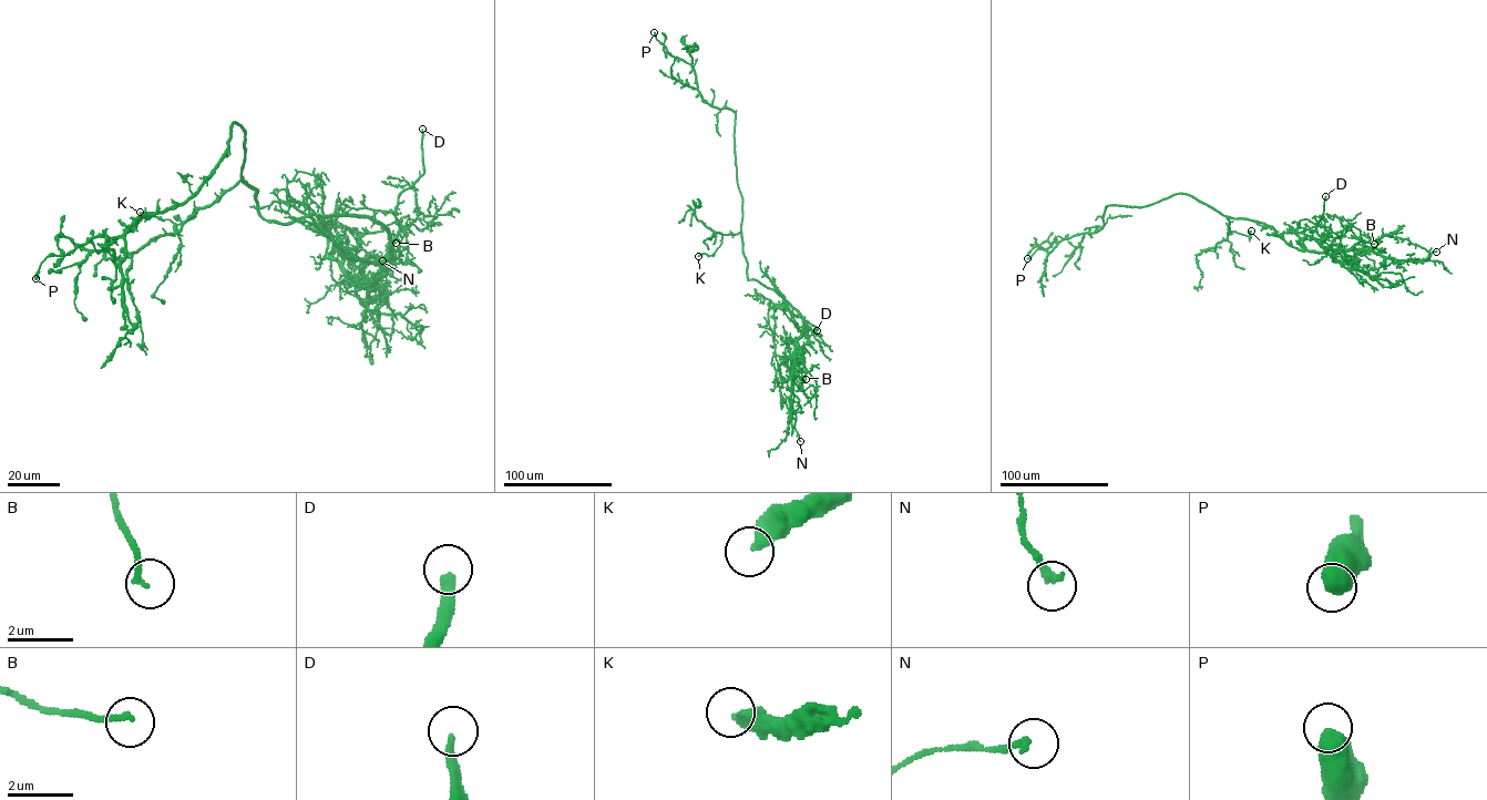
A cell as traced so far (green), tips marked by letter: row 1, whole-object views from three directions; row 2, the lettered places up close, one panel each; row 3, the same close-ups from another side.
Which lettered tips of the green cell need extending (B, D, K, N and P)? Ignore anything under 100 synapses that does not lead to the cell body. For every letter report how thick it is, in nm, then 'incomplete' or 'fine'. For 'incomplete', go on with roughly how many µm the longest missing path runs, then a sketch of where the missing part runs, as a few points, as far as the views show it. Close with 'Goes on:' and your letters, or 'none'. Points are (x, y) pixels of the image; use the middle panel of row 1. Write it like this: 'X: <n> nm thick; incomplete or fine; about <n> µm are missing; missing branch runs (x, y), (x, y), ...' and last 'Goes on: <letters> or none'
B: 170 nm thick; fine
D: 280 nm thick; incomplete; about 45 µm are missing; missing branch runs (817, 330), (814, 338), (812, 326), (803, 318)
K: 400 nm thick; fine
N: 240 nm thick; fine
P: 600 nm thick; fine
Goes on: D

